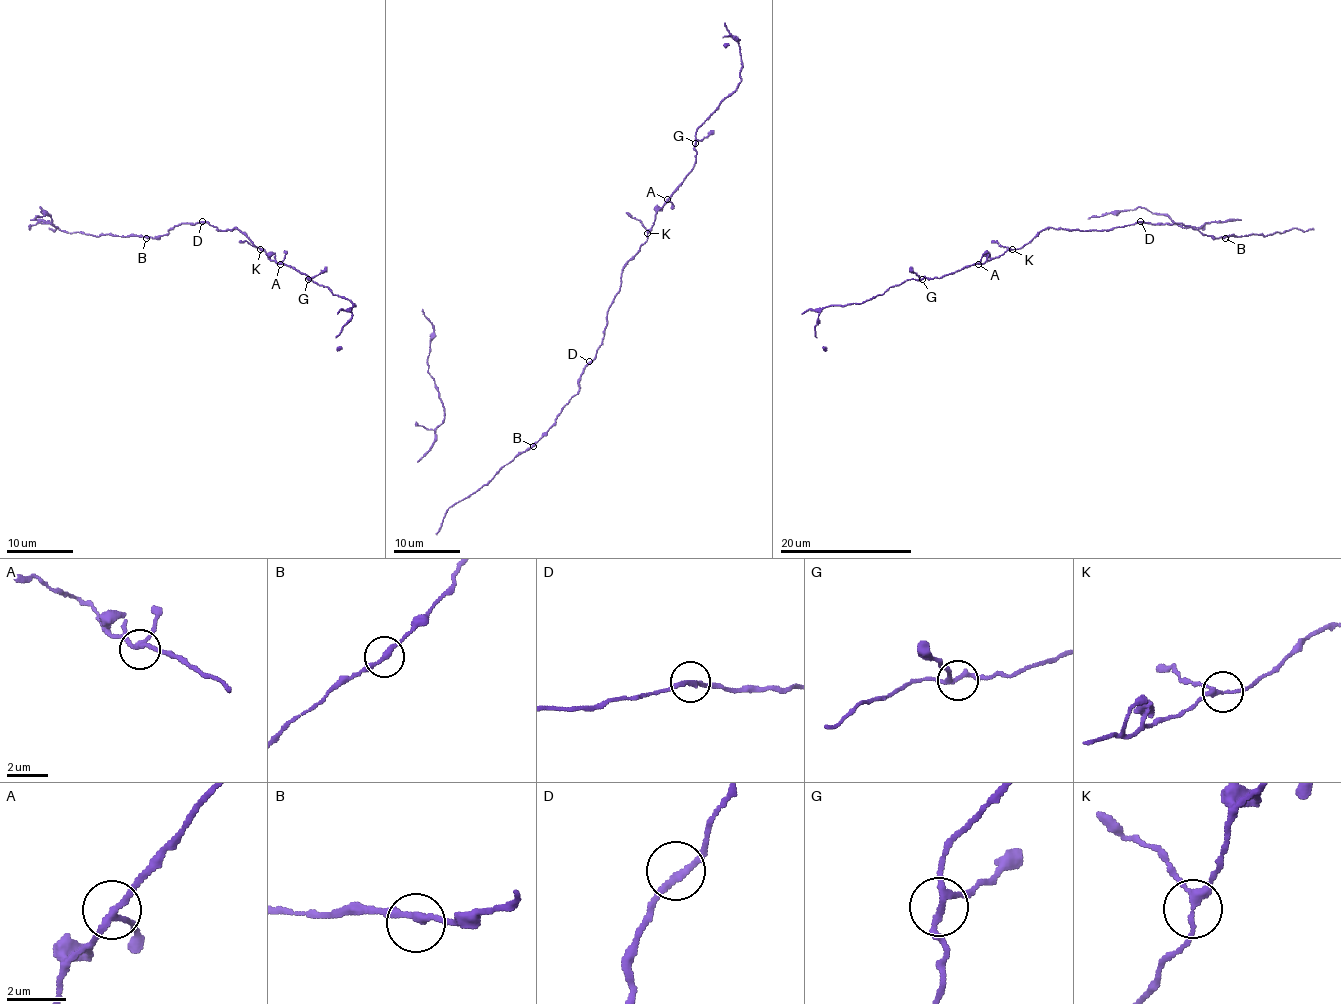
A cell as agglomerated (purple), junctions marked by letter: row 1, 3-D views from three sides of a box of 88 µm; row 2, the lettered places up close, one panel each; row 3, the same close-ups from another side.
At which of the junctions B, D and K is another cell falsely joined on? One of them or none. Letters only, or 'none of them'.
none of them

